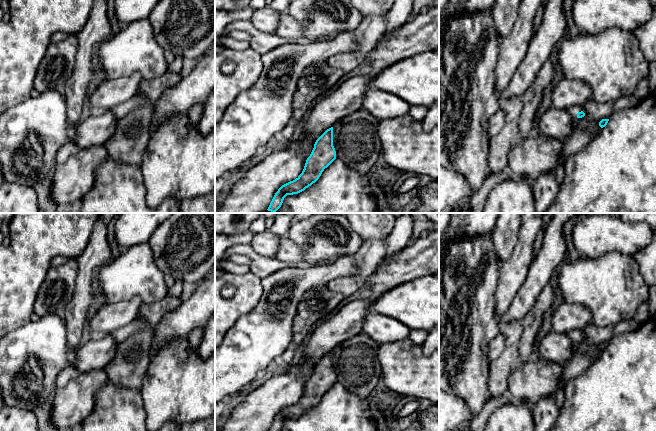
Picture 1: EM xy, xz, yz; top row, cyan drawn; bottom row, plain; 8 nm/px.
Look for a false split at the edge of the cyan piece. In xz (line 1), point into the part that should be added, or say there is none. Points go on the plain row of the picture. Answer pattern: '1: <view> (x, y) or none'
1: none

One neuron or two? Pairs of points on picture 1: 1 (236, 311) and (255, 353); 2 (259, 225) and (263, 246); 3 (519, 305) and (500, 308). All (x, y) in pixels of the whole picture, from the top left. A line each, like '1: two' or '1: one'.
1: two
2: two
3: two

